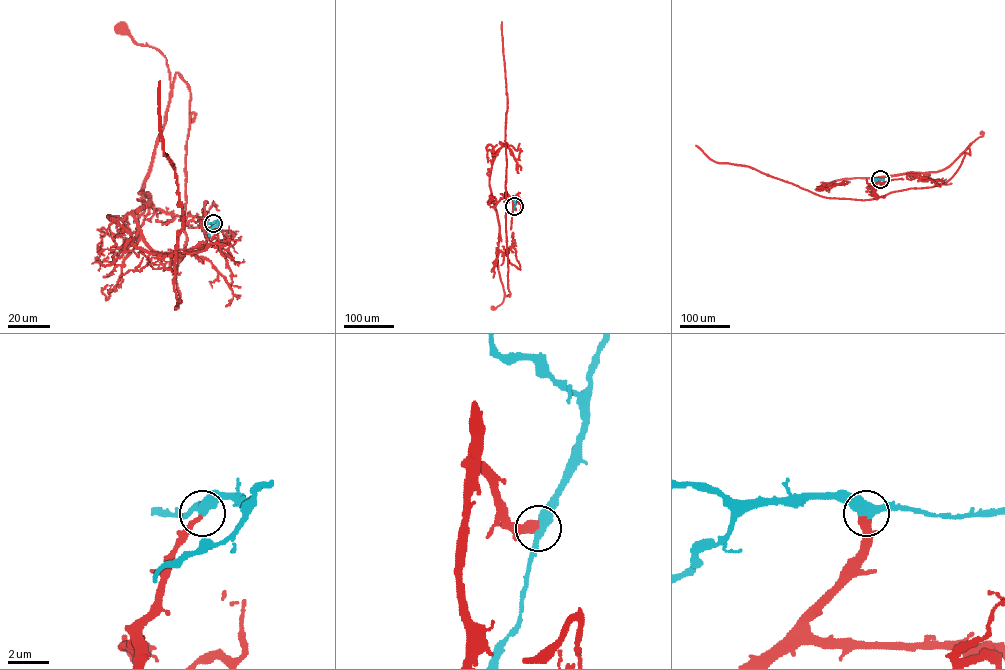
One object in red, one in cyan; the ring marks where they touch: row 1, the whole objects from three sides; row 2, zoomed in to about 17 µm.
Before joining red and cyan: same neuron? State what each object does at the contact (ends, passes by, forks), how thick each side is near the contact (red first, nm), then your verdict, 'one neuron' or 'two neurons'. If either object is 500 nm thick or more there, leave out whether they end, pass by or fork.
red ends there; cyan passes by; 340 nm thick on the red side, 420 nm on the other; one neuron

